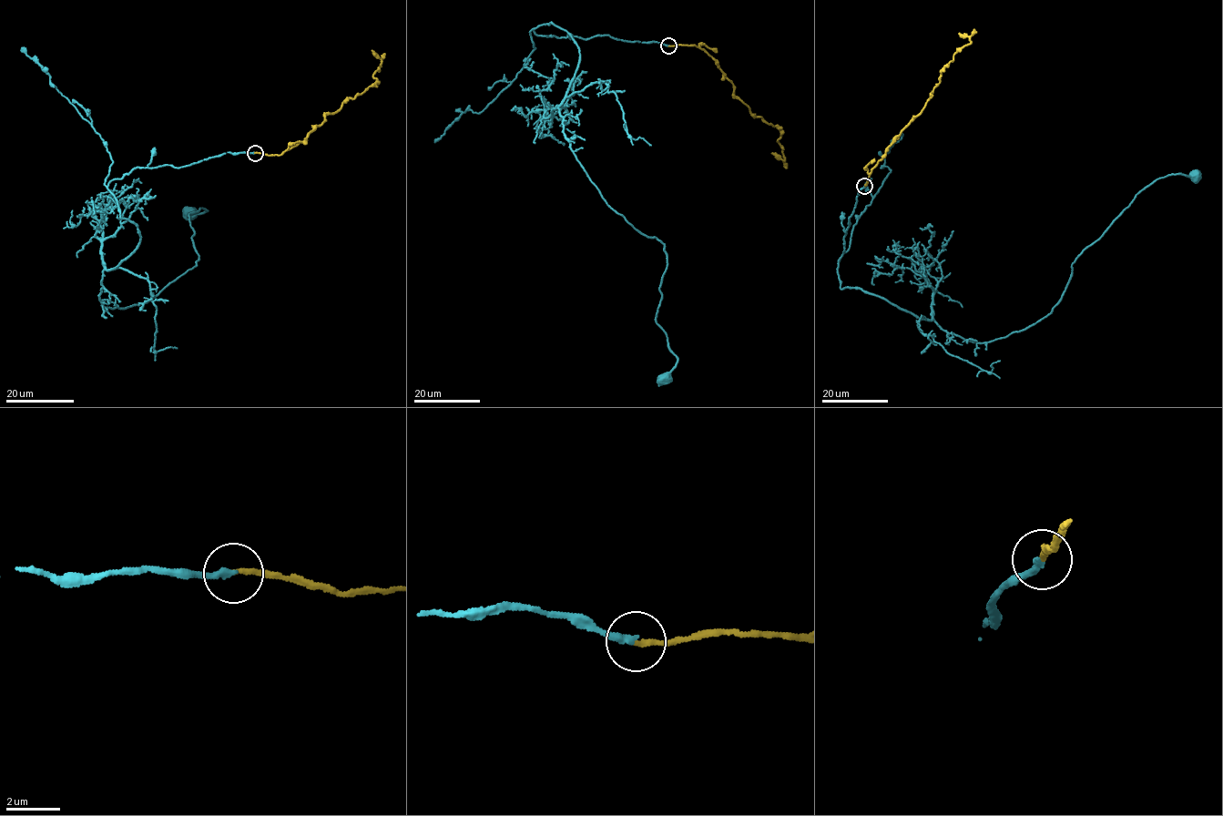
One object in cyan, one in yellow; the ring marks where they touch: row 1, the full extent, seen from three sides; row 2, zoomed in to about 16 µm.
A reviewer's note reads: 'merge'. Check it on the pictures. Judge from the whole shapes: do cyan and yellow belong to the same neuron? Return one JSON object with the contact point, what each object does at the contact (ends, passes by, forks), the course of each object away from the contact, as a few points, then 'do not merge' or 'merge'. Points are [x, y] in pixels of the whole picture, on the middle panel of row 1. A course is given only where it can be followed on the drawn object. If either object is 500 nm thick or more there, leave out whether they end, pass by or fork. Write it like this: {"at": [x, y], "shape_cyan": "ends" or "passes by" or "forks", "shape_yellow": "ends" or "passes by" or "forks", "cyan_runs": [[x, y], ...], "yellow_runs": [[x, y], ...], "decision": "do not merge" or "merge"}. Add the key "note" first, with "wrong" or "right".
{"note": "right", "at": [668, 45], "shape_cyan": "ends", "shape_yellow": "ends", "cyan_runs": [[668, 45], [534, 29], [578, 47], [558, 107], [570, 148], [664, 246], [664, 380]], "yellow_runs": [[669, 45], [695, 45], [707, 52], [751, 113], [777, 127], [780, 134], [777, 141], [785, 160], [771, 153]], "decision": "merge"}

